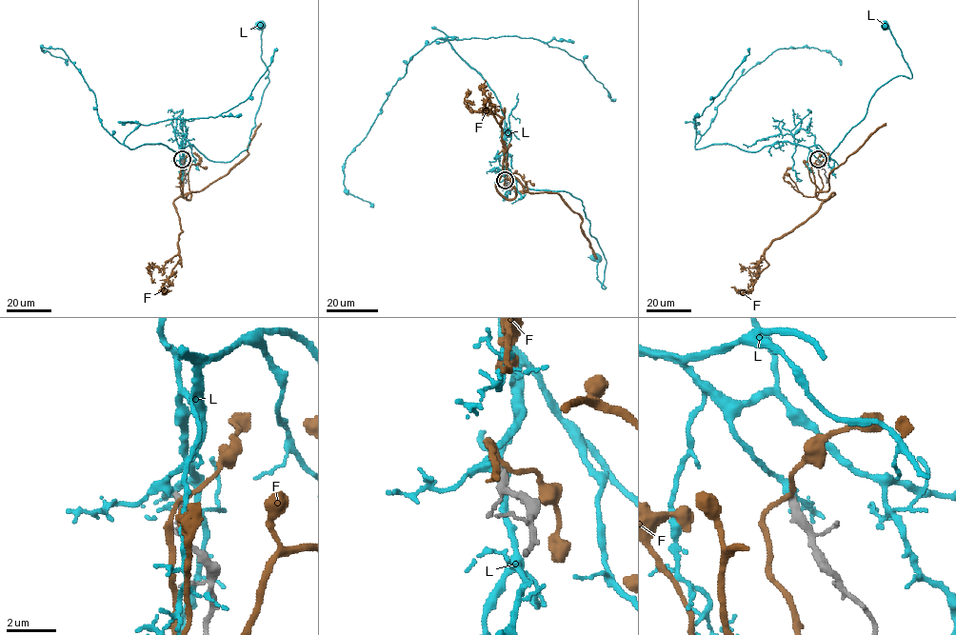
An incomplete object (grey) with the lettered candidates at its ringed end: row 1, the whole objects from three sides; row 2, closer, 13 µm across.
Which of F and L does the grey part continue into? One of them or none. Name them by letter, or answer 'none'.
L

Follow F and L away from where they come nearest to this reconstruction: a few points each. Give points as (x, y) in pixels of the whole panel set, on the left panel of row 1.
F: (182, 160), (181, 195), (190, 198), (189, 192), (174, 201), (182, 229), (179, 260), (164, 294), (165, 287)
L: (182, 159), (184, 148), (193, 145), (209, 160), (224, 162), (248, 147), (269, 82), (261, 58), (260, 25)

